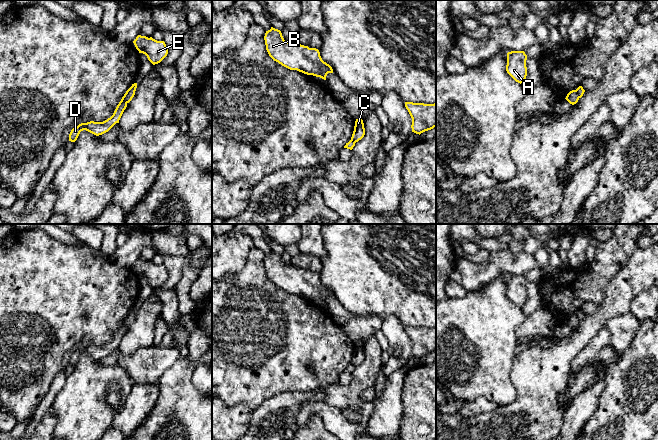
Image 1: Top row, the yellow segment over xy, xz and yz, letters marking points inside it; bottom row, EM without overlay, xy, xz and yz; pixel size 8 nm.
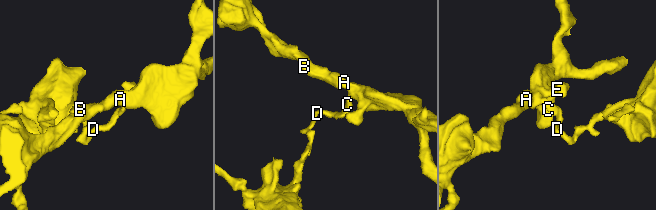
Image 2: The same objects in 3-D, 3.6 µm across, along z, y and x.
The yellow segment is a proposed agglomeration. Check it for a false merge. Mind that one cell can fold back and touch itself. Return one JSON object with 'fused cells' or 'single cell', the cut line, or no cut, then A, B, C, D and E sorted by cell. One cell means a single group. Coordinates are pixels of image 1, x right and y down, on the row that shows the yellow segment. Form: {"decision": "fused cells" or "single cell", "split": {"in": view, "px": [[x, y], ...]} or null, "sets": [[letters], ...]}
{"decision": "fused cells", "split": {"in": "xy", "px": [[135, 83], [127, 91], [125, 96], [126, 103]]}, "sets": [["A", "B", "C", "E"], ["D"]]}

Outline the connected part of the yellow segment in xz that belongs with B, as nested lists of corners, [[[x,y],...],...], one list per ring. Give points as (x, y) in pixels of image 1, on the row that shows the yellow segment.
[[[271,27],[266,31],[264,40],[269,56],[290,70],[297,70],[324,80],[328,73],[333,73],[332,67],[322,60],[318,49],[293,41],[286,42],[278,29]]]

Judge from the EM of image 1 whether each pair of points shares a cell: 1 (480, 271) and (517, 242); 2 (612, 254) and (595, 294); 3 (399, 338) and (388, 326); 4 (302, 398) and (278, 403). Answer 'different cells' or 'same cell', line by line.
1: different cells
2: same cell
3: same cell
4: same cell

